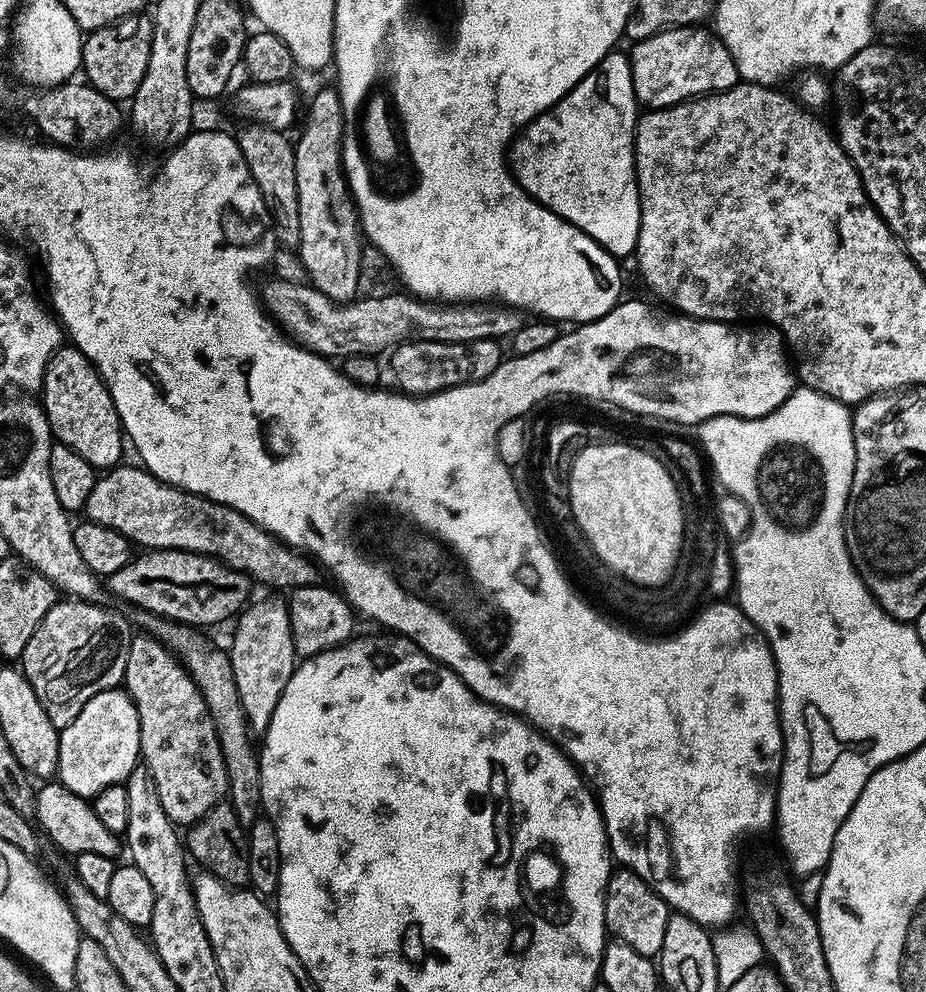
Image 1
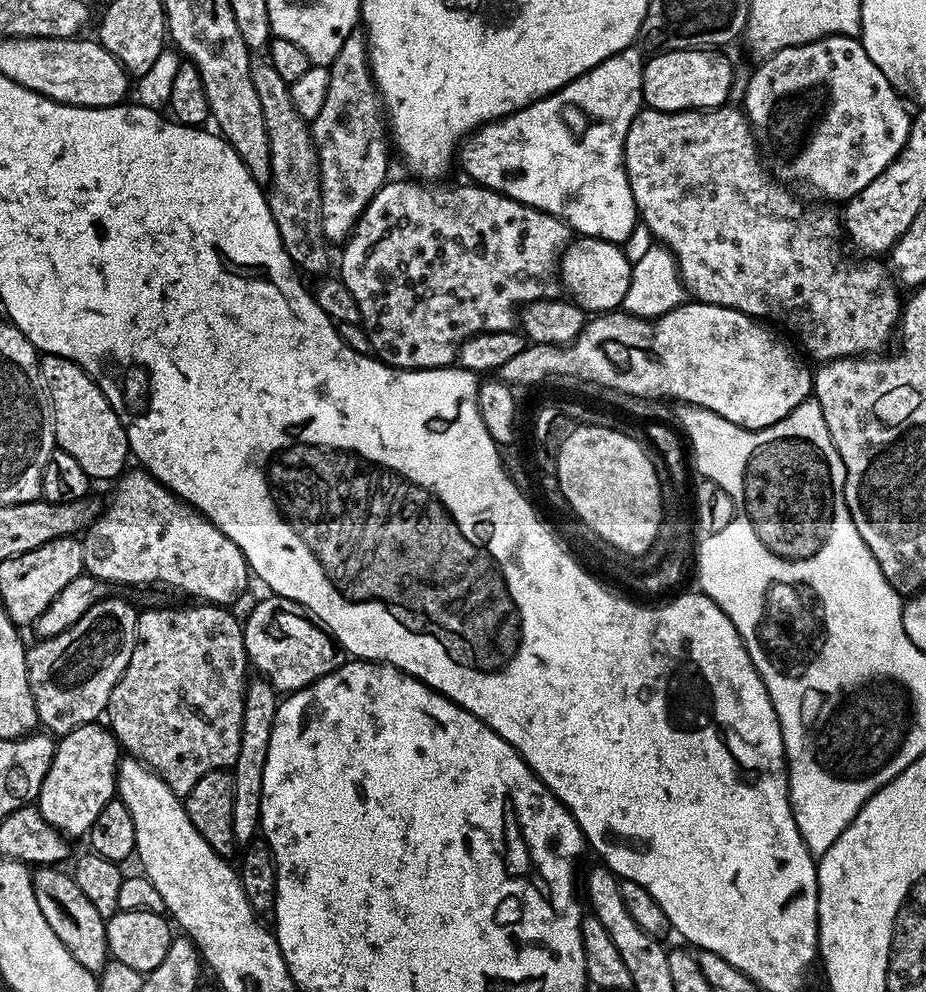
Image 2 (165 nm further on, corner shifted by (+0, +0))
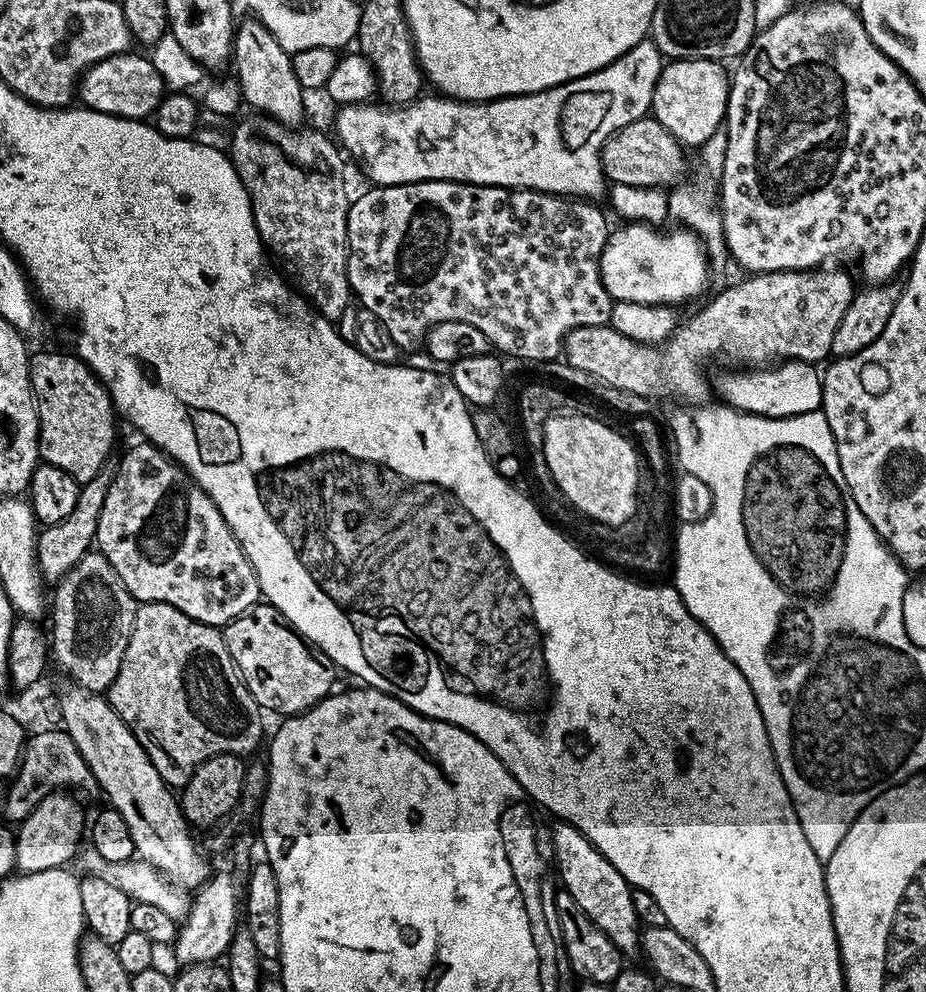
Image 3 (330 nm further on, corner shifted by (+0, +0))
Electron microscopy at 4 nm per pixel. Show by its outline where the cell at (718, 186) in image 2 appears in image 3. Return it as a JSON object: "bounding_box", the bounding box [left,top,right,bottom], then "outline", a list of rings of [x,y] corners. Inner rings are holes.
{"bounding_box":[600,118,686,189],"outline":[[[645,118],[630,122],[615,132],[604,143],[600,161],[605,177],[612,184],[663,189],[675,185],[685,175],[684,152],[686,153],[685,145],[679,144],[655,118]]]}

